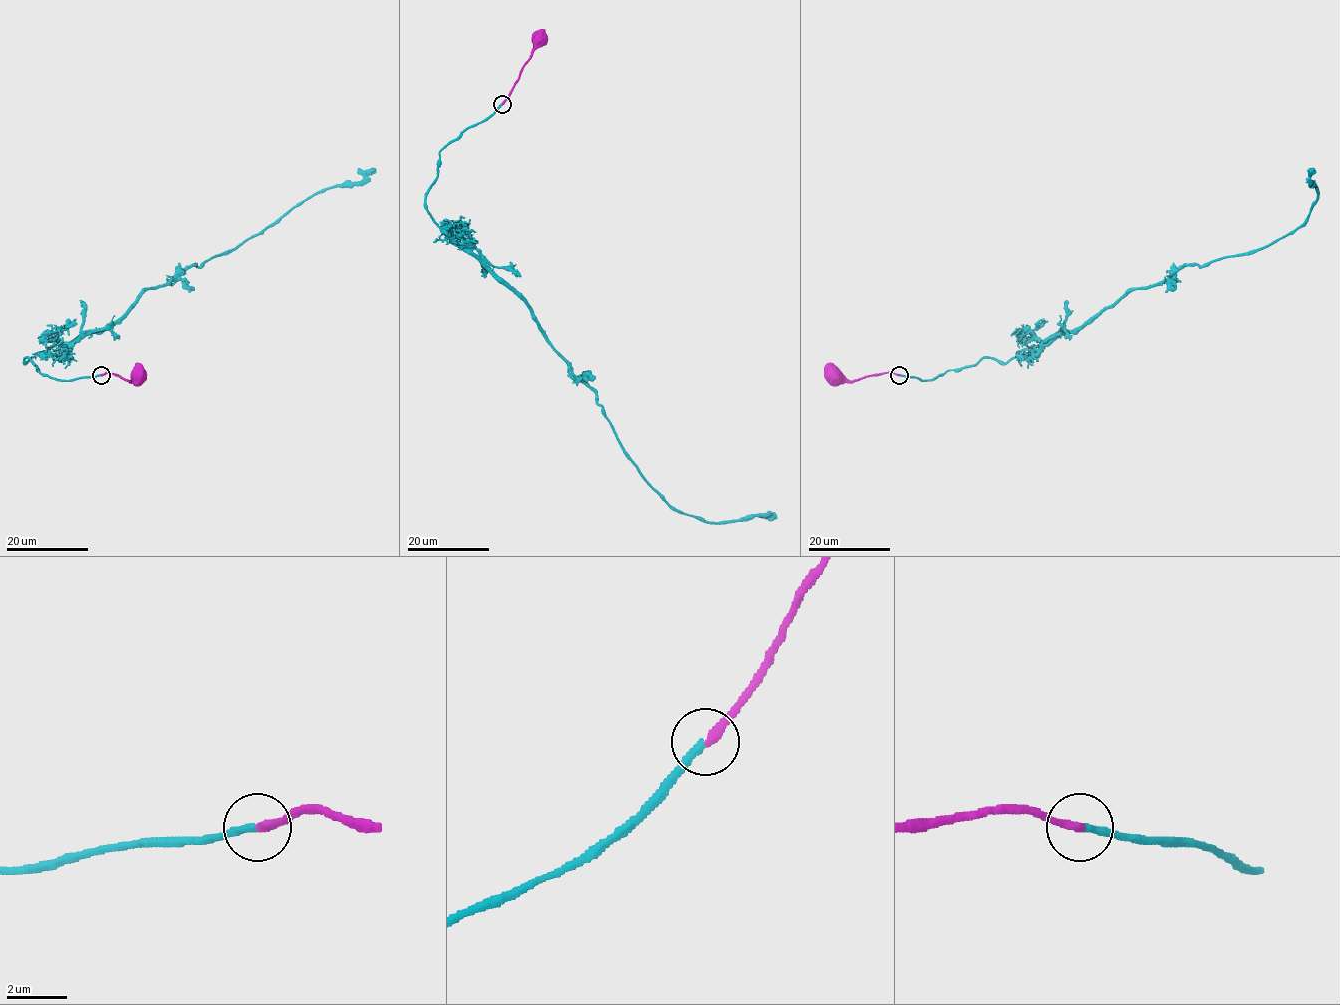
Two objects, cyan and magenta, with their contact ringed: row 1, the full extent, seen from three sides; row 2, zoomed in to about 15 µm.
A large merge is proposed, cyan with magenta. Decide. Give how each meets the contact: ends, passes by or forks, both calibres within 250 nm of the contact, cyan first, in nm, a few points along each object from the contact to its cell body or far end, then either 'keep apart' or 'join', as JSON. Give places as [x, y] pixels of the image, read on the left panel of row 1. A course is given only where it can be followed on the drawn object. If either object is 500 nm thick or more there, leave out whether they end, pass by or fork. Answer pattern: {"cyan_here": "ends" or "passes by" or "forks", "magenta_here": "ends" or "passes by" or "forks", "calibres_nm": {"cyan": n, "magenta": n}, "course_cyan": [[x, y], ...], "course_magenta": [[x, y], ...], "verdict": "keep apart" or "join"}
{"cyan_here": "ends", "magenta_here": "ends", "calibres_nm": {"cyan": 260, "magenta": 300}, "course_cyan": [[100, 374], [58, 380], [24, 361], [101, 333], [146, 289], [261, 234], [314, 195], [358, 183], [375, 169]], "course_magenta": [[101, 374], [111, 372], [128, 380], [137, 377]], "verdict": "join"}

